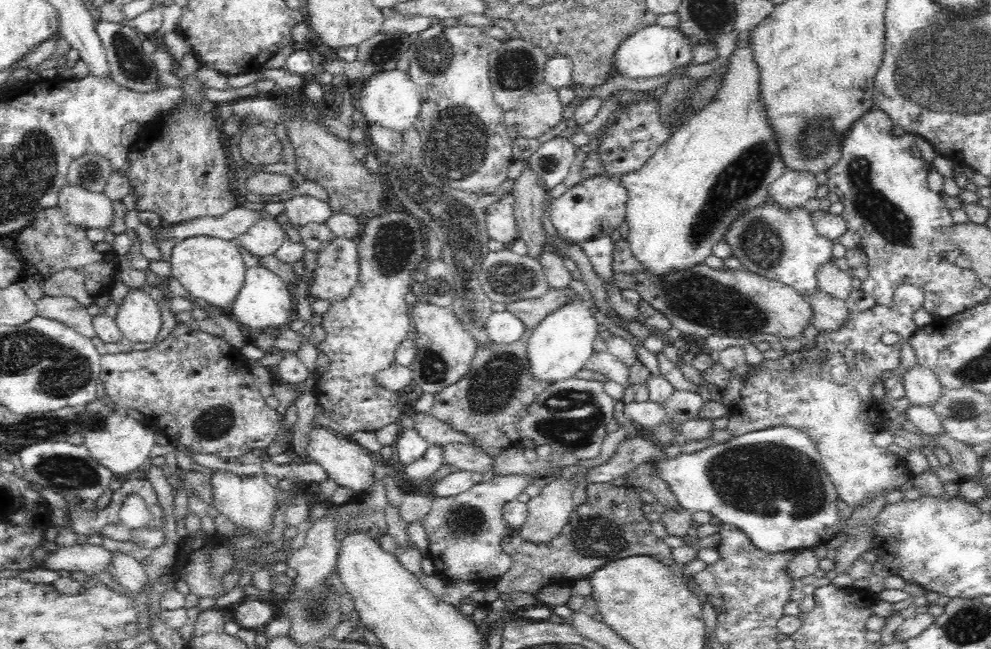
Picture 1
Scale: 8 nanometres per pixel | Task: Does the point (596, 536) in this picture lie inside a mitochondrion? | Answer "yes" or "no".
yes

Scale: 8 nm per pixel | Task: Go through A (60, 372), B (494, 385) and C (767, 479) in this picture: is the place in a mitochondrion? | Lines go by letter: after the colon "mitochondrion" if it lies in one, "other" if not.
A: mitochondrion
B: mitochondrion
C: mitochondrion

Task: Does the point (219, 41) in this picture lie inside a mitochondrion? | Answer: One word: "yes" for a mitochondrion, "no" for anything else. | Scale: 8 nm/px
yes

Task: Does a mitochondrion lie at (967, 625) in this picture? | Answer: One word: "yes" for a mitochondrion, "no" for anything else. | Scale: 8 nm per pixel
yes

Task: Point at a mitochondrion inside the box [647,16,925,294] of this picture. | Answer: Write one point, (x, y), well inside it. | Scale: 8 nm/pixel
(741, 179)

